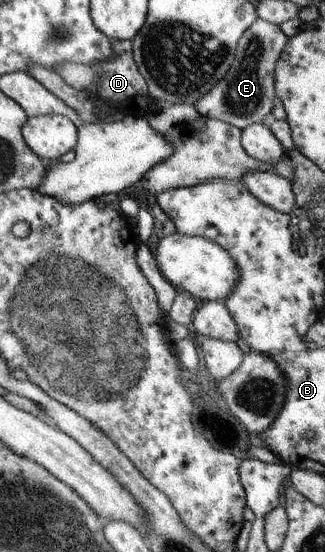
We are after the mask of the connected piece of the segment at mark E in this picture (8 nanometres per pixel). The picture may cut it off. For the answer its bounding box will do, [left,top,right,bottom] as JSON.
[194,18,288,130]

